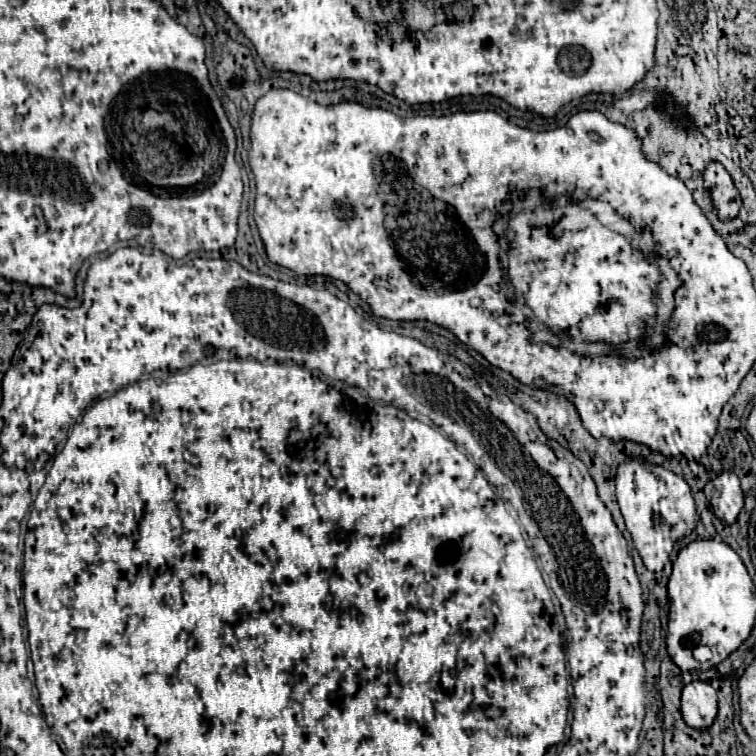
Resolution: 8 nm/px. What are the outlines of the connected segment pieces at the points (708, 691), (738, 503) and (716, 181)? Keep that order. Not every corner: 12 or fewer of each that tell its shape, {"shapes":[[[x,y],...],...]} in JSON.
{"shapes":[[[705,681],[683,687],[681,715],[693,729],[717,717],[717,693]],[[733,471],[705,485],[705,497],[723,523],[743,509],[743,491]],[[721,163],[703,179],[719,219],[735,219],[741,197]]]}

